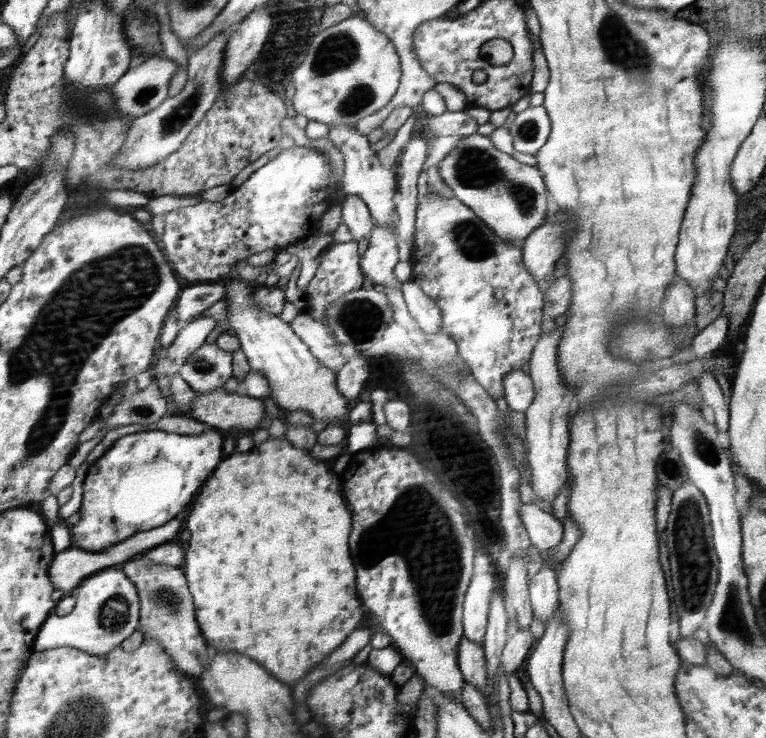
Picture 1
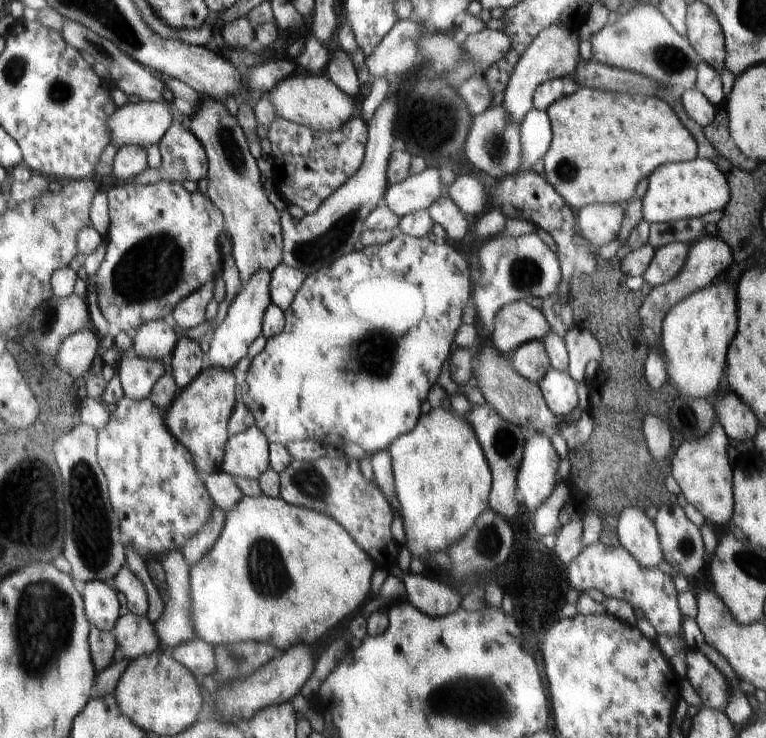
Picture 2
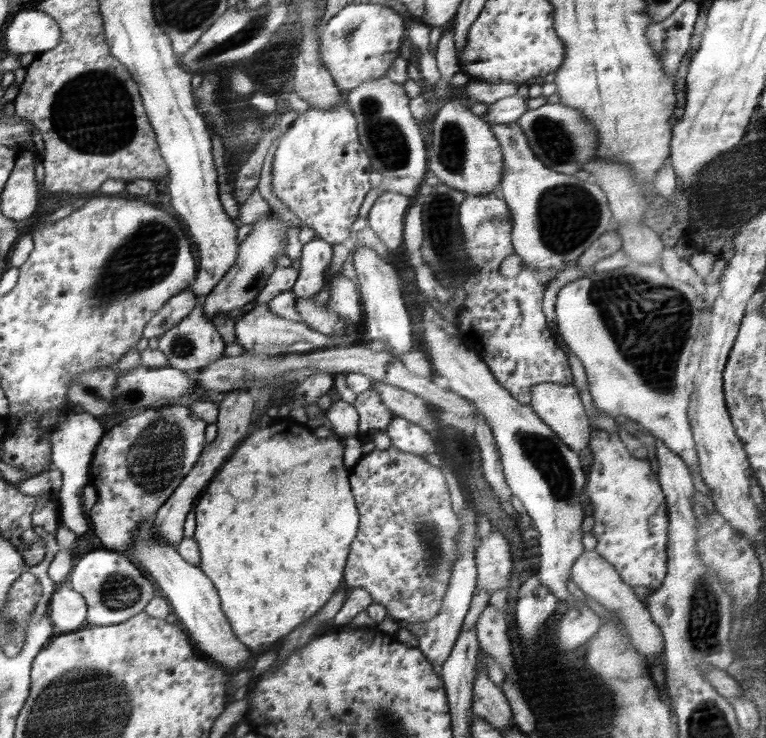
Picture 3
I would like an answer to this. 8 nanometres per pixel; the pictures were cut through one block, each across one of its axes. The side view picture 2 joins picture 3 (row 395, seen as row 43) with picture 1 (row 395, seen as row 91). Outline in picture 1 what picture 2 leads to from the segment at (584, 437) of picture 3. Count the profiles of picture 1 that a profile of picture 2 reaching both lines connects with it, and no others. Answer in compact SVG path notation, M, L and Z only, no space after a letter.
M523 370L509 372L505 379L505 399L508 406L522 413L528 410L530 404L536 398L536 387L533 379Z

